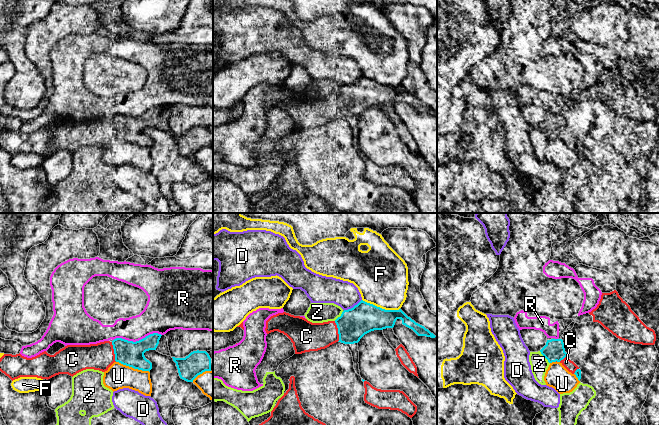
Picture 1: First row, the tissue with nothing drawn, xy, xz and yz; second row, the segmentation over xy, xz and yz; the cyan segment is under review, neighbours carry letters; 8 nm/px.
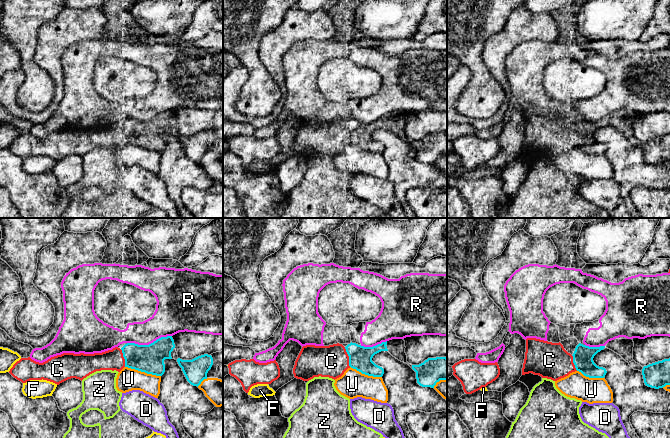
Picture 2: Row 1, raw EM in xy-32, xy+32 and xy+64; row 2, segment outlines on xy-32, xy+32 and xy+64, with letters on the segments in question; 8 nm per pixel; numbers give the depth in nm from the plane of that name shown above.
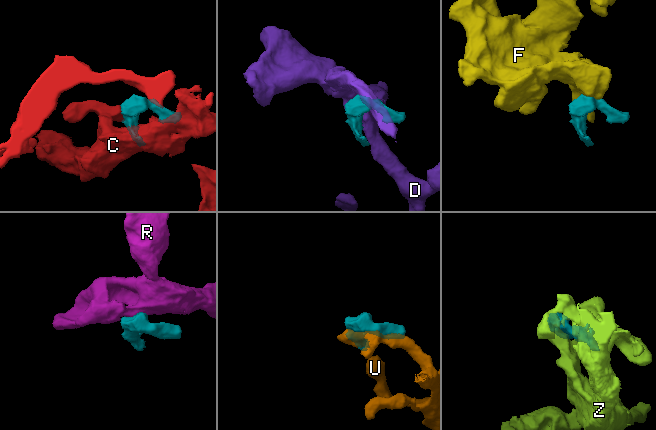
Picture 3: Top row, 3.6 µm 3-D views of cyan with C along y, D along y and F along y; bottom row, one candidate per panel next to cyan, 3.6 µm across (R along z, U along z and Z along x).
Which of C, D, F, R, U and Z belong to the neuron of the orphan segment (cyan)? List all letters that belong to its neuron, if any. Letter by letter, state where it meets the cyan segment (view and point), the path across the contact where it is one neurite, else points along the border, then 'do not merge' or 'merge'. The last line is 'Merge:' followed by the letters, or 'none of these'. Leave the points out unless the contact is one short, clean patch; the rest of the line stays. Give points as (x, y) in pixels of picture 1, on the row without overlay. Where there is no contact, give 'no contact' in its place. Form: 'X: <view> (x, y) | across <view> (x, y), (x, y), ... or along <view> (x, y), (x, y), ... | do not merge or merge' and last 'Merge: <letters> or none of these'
C: xz (338, 107) | merge
D: xz (353, 83) | along xz (361, 75), (352, 83), (344, 86) | do not merge
F: xz (381, 84) | along xz (362, 75), (385, 85), (399, 85) | do not merge
R: xy (137, 117) | along xy (161, 110), (150, 109), (135, 117), (121, 114), (113, 116) | do not merge
U: xy (133, 143) | do not merge
Z: yz (544, 132) | do not merge
Merge: C

